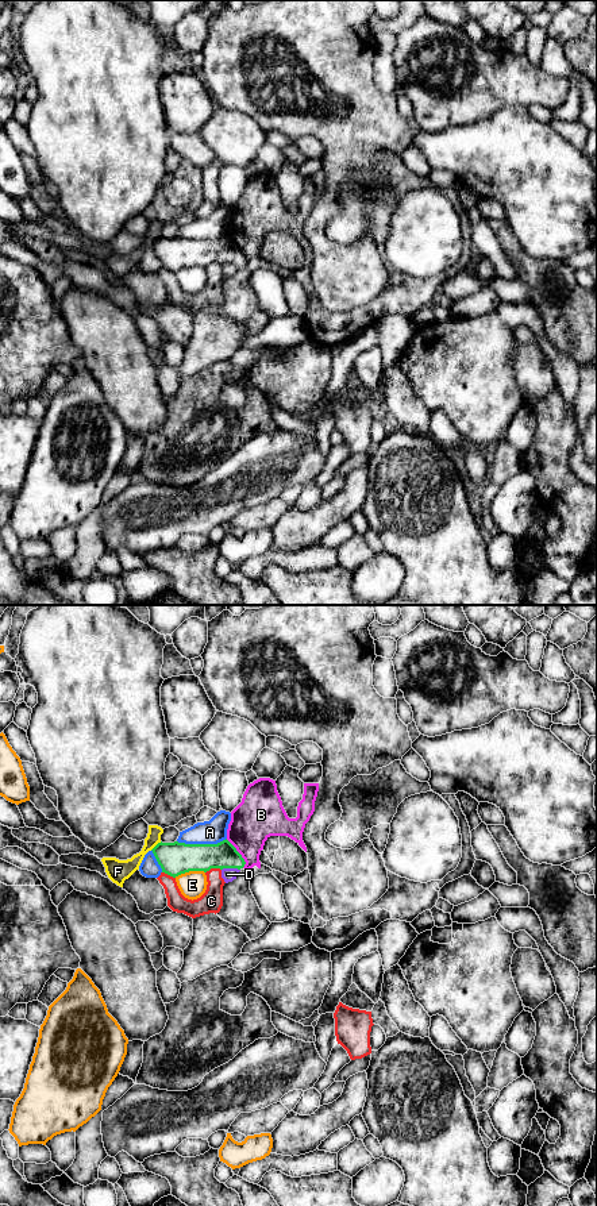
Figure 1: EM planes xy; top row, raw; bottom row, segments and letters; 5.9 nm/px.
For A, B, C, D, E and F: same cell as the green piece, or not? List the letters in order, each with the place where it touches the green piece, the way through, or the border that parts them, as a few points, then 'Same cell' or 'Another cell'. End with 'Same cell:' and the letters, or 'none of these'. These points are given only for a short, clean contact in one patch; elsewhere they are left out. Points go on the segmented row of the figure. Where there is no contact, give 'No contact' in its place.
A: Touches green at xy (201, 844). Another cell
B: Touches green at xy (239, 854). Another cell
C: Touches green at xy (212, 867). Another cell
D: Touches green at xy (230, 867). Another cell
E: Touches green at xy (189, 870). Another cell
F: Touches green at xy (157, 844). Boundary: xy (161, 842), (150, 850). Another cell
Same cell: none of these

